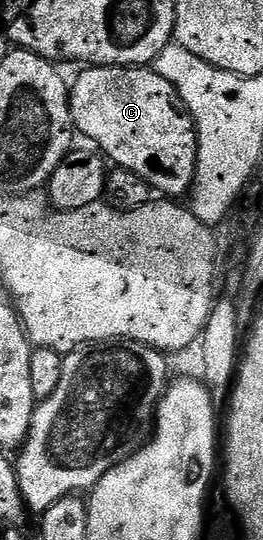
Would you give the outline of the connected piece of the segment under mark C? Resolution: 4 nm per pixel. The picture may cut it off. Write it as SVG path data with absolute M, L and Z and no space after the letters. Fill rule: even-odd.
M88 66L83 69L84 73L77 78L76 84L71 85L70 88L70 103L72 105L72 122L77 133L80 132L88 140L93 140L98 147L99 151L103 153L109 161L113 160L113 165L116 168L125 168L127 172L133 172L138 174L138 178L142 178L145 182L151 186L157 193L165 192L165 197L168 198L180 198L176 196L187 197L189 193L193 191L196 182L196 163L198 162L198 156L200 154L200 141L196 137L196 124L192 120L192 116L188 112L188 109L184 107L182 98L174 90L174 86L170 82L166 82L166 78L162 78L148 66L141 66L138 68L106 68L103 66Z

